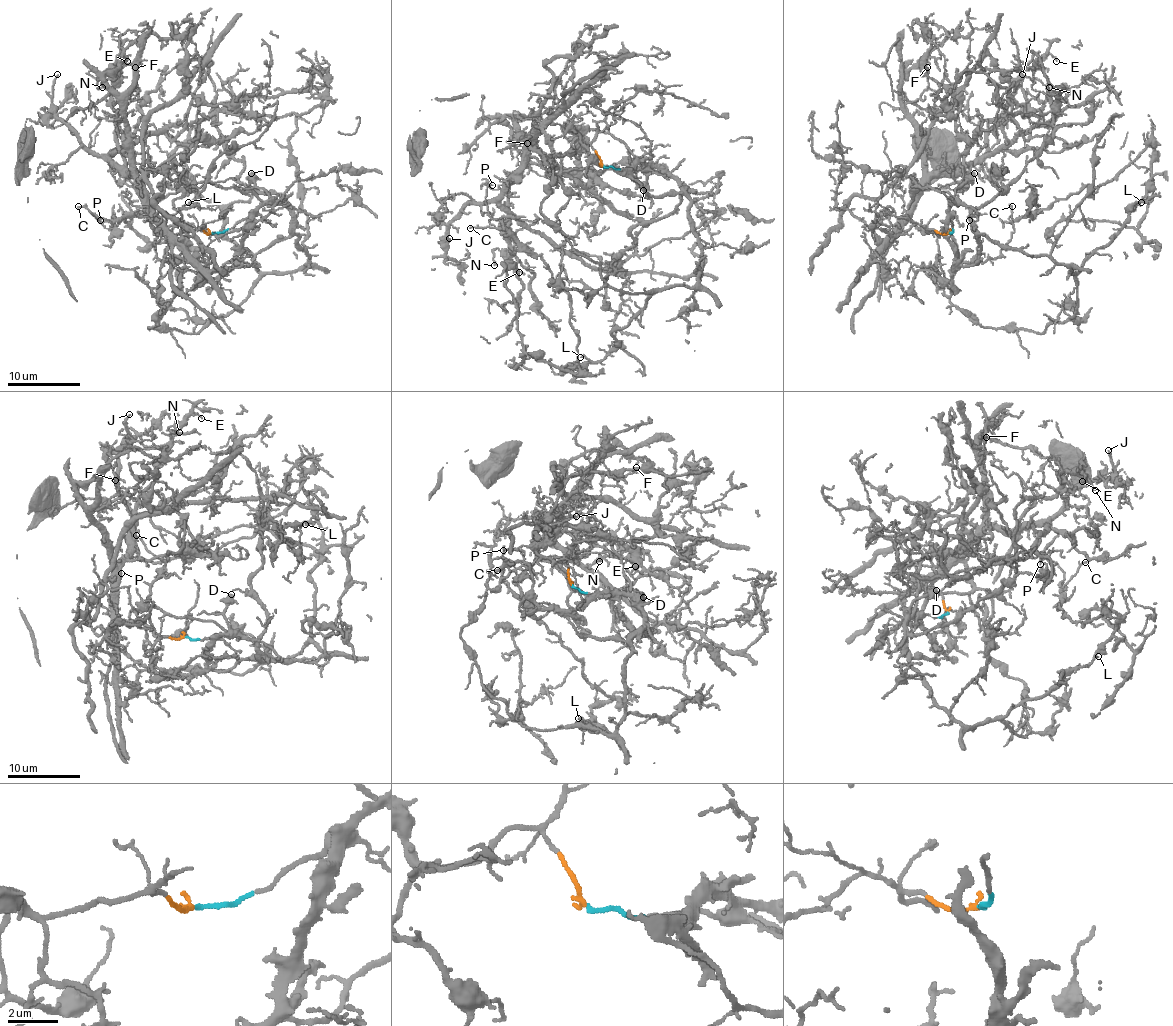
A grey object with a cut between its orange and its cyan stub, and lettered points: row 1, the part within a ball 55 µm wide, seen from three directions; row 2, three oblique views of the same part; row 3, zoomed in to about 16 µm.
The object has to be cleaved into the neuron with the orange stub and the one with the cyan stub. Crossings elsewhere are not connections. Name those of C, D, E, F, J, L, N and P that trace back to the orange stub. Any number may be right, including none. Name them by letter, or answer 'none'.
E, F, J, N

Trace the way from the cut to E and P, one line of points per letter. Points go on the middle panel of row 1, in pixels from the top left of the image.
E: (603, 165), (588, 143), (555, 152), (541, 129), (508, 189), (504, 222), (510, 262), (519, 273)
P: (603, 165), (683, 187), (701, 265), (568, 369), (570, 296), (492, 218), (492, 185)

